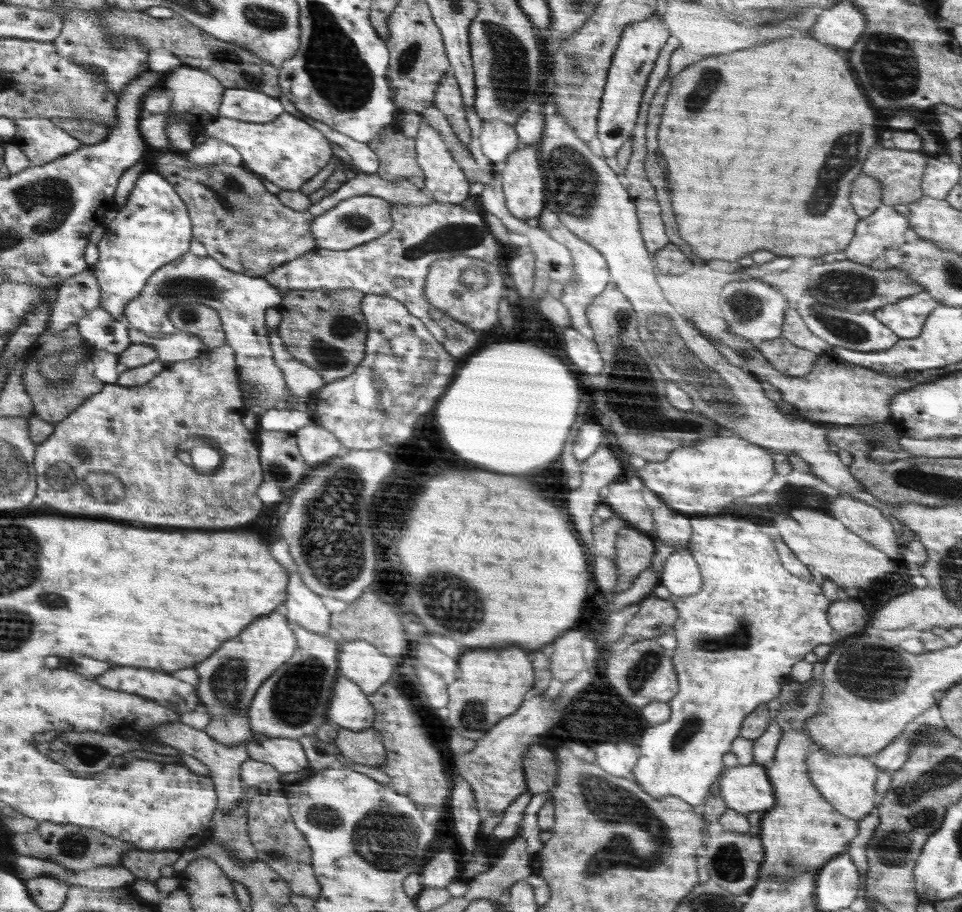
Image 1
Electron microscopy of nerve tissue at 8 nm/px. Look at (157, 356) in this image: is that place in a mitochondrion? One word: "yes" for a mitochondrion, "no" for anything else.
no

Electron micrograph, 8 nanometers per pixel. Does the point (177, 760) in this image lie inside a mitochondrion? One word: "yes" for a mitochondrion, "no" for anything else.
no

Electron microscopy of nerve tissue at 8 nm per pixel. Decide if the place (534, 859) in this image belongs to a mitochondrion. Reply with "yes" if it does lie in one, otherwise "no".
no

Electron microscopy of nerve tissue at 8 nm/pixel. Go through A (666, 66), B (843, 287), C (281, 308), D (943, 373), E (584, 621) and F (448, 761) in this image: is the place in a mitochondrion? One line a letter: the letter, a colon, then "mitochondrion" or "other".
A: other
B: mitochondrion
C: other
D: other
E: other
F: other

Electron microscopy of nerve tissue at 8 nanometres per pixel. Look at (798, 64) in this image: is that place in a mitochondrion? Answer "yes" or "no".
no

